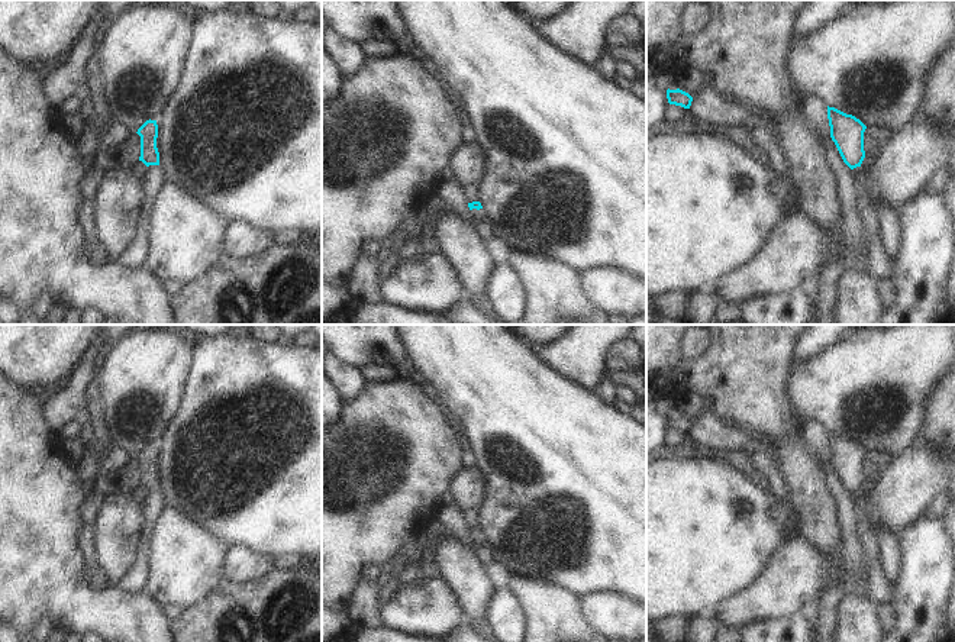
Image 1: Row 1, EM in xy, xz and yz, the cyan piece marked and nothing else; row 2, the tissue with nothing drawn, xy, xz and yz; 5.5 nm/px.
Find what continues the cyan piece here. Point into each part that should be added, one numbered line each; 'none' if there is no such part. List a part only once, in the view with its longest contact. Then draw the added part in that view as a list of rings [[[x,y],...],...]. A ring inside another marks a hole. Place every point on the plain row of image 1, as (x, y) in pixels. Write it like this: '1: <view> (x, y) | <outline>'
1: xy (154, 503) | [[[159,490],[146,491],[145,500],[142,503],[142,538],[149,542],[151,532],[157,523],[158,516],[165,507],[165,499]]]

